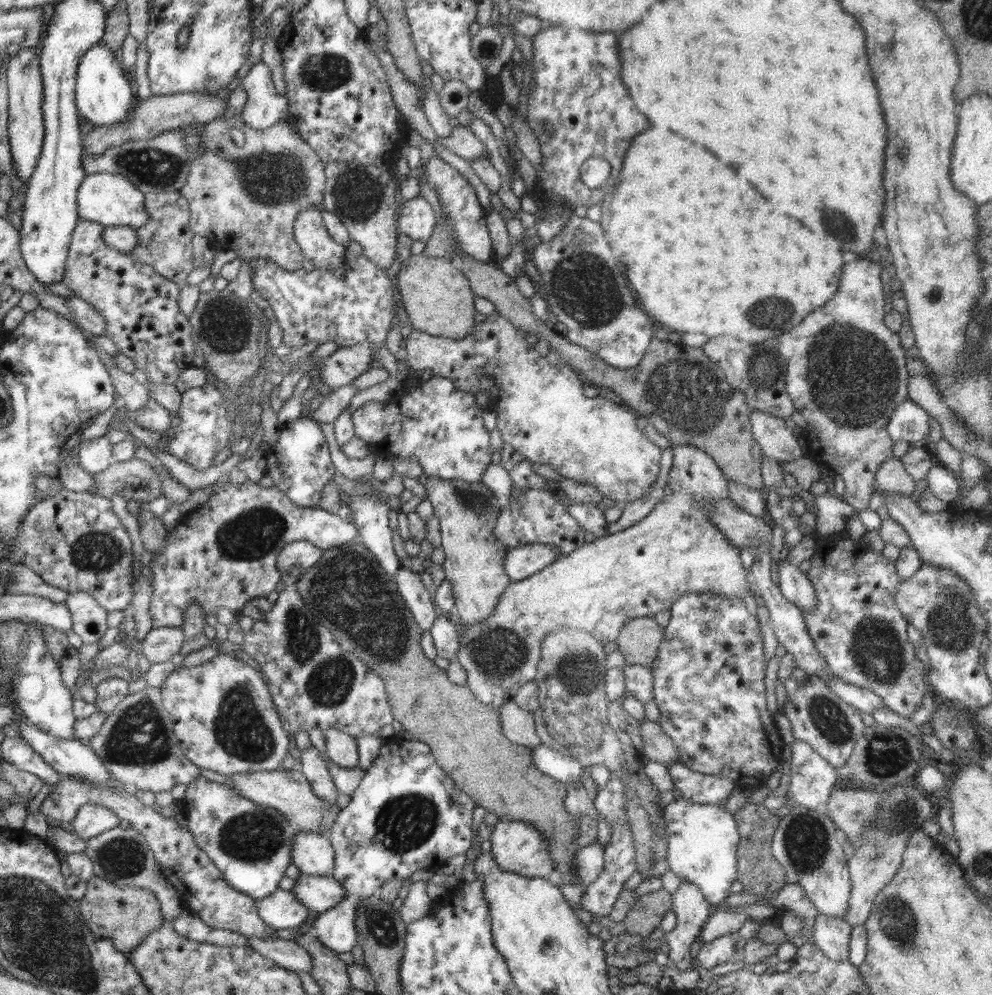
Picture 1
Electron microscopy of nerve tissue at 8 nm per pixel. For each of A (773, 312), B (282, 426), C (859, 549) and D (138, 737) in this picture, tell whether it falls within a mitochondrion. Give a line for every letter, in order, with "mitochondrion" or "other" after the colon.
A: mitochondrion
B: other
C: other
D: mitochondrion

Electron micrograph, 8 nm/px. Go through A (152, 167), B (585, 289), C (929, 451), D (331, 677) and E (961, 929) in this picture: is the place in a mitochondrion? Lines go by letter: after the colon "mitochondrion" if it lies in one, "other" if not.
A: mitochondrion
B: mitochondrion
C: other
D: mitochondrion
E: other

